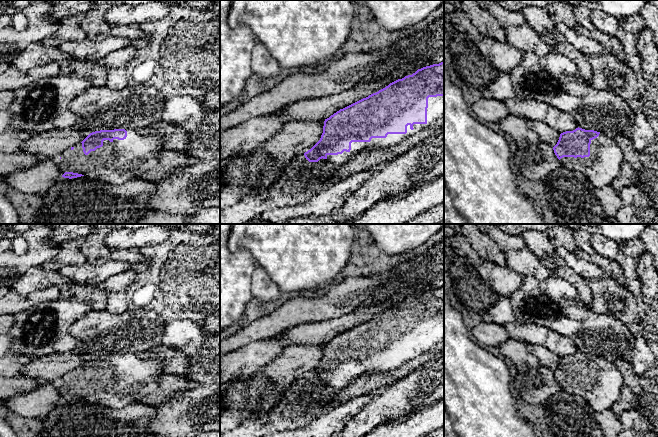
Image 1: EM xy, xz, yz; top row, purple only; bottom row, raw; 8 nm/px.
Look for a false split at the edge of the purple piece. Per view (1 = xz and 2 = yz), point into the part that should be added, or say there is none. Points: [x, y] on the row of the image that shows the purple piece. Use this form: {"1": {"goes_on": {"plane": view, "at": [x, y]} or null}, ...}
{"1": {"goes_on": {"plane": "xz", "at": [435, 110]}}, "2": {"goes_on": {"plane": "yz", "at": [604, 165]}}}

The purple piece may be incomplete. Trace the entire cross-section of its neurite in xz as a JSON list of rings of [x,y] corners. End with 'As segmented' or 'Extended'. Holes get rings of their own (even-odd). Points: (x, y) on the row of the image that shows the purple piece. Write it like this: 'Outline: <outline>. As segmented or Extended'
Outline: [[[444,61],[418,69],[412,75],[390,83],[385,88],[369,95],[325,119],[320,140],[307,152],[305,158],[314,168],[331,163],[341,166],[366,149],[394,146],[406,137],[418,133],[444,115]]]. Extended

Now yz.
Outline: [[[578,127],[561,133],[553,150],[561,166],[584,174],[596,188],[611,186],[621,175],[623,153],[604,133]]]. Extended

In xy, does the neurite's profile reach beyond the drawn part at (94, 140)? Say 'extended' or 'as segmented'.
extended

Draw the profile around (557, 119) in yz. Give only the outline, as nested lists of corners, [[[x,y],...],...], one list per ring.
[[[552,106],[547,109],[544,122],[560,134],[578,128],[572,114],[566,113]]]

